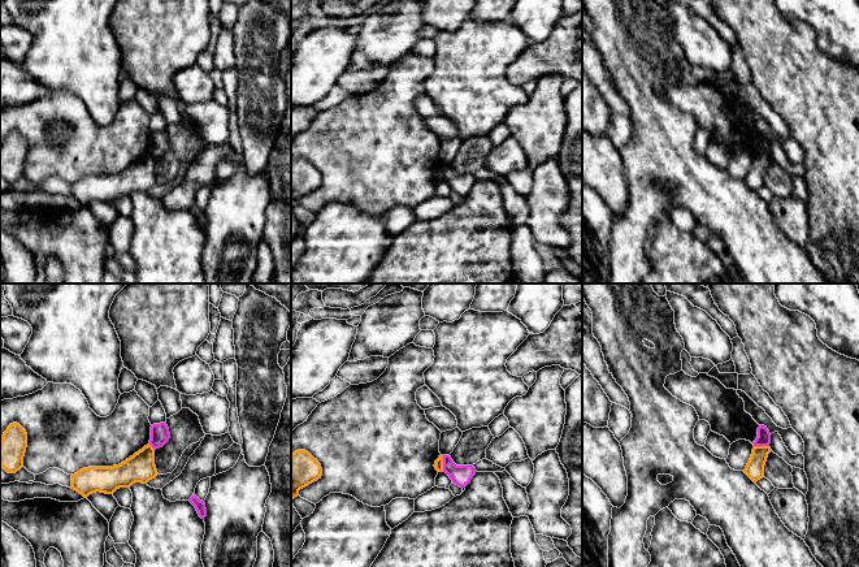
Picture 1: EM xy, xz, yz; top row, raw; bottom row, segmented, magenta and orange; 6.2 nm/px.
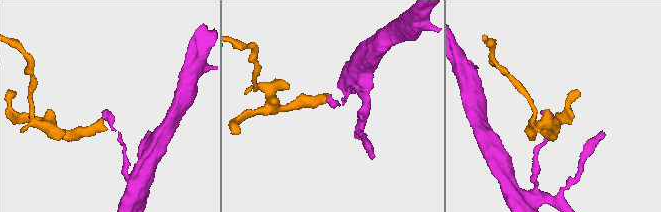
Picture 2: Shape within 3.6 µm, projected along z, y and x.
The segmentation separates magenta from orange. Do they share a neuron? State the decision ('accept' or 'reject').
reject

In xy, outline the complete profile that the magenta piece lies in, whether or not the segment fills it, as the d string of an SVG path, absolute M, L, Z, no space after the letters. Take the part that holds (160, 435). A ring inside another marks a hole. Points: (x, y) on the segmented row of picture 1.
M166 423L153 424L151 427L149 445L156 450L162 447L170 438Z

